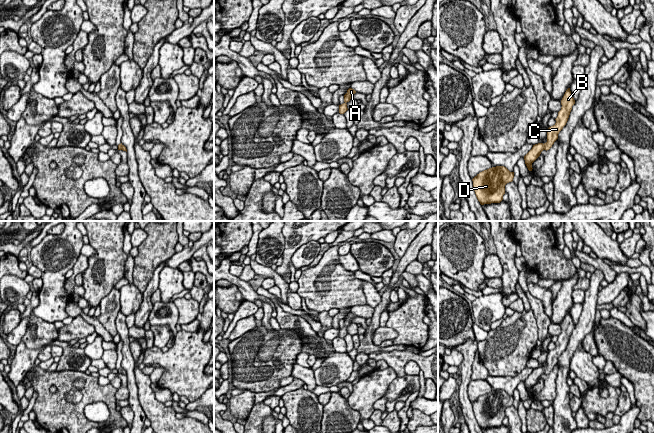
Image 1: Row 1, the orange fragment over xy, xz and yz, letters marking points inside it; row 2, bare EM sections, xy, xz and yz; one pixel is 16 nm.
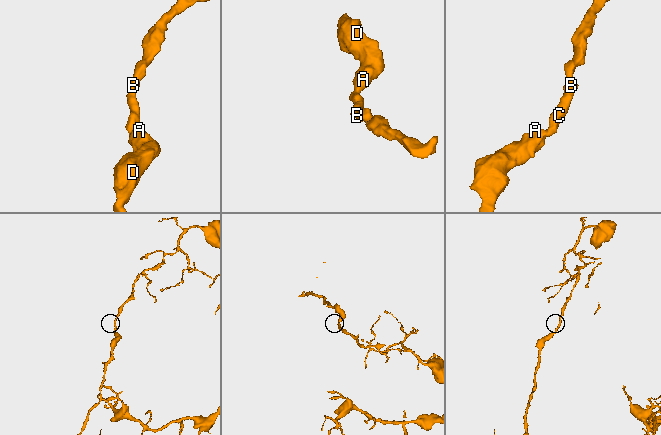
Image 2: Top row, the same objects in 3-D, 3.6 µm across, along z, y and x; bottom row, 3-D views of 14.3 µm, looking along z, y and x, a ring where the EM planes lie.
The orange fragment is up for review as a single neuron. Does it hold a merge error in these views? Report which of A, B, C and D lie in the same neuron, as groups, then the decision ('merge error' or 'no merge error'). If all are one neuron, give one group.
A B C D; no merge error

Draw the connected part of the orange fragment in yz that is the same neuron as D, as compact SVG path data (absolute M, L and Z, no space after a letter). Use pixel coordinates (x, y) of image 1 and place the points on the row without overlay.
M504 390L492 391L477 398L472 405L480 428L500 427L505 418L505 409L513 402L514 396Z

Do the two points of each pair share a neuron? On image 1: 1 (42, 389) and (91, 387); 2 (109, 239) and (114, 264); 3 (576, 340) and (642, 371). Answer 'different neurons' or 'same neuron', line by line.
1: same neuron
2: same neuron
3: different neurons

